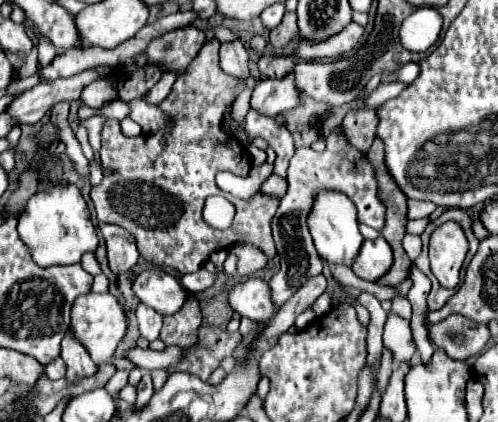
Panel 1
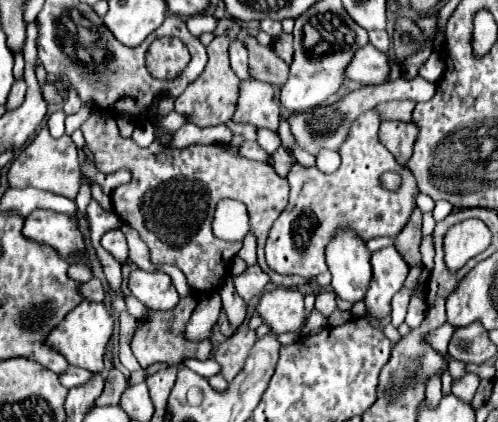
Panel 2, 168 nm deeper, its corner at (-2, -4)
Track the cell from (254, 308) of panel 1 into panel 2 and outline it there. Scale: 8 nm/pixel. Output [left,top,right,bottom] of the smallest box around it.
[256,288,306,332]

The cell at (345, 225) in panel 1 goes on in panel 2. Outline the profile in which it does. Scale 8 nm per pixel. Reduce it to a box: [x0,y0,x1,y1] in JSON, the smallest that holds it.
[326,232,372,304]

